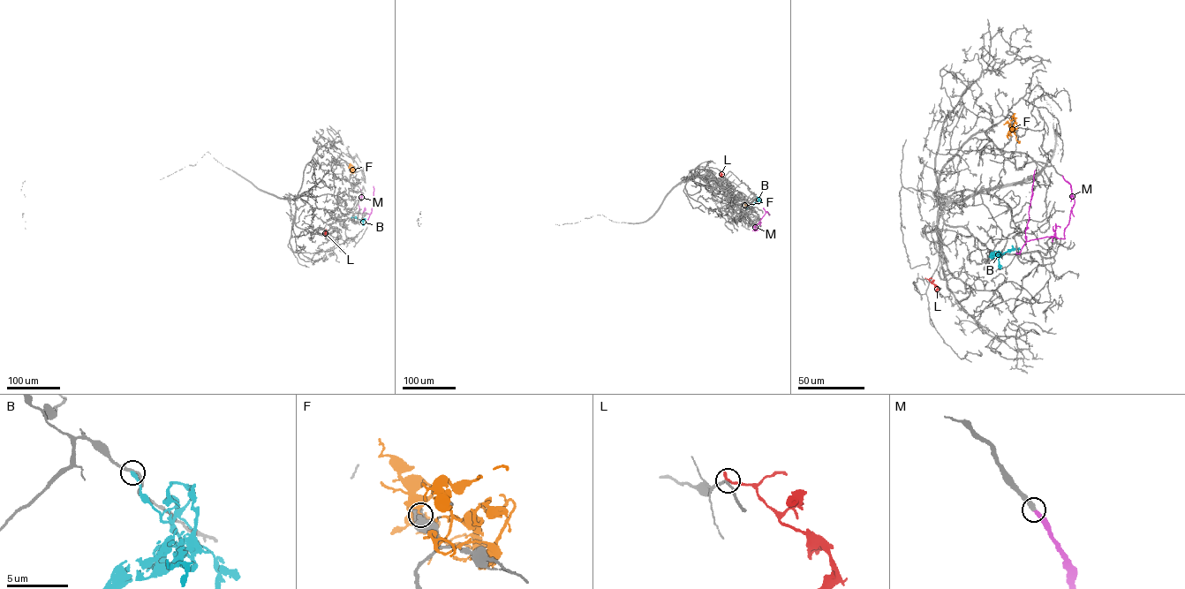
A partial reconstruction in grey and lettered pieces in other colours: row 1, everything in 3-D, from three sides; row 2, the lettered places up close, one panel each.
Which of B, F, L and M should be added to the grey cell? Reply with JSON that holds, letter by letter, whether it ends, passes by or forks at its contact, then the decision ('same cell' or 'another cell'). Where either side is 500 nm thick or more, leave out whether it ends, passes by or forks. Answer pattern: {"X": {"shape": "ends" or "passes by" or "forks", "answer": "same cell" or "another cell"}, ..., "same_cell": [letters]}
{"B": {"shape": "ends", "answer": "another cell"}, "F": {"answer": "another cell"}, "L": {"shape": "ends", "answer": "another cell"}, "M": {"shape": "ends", "answer": "same cell"}, "same_cell": ["M"]}

